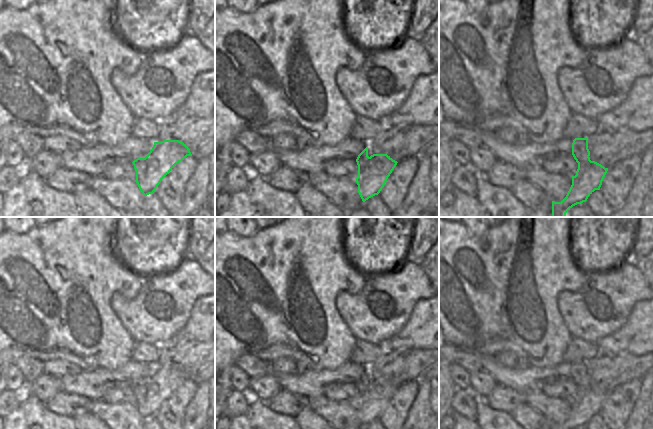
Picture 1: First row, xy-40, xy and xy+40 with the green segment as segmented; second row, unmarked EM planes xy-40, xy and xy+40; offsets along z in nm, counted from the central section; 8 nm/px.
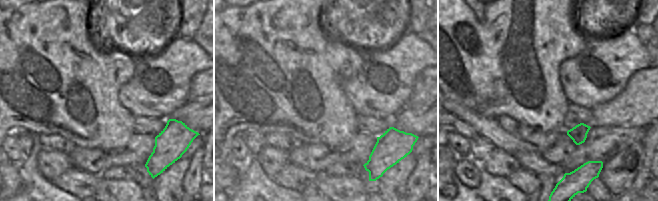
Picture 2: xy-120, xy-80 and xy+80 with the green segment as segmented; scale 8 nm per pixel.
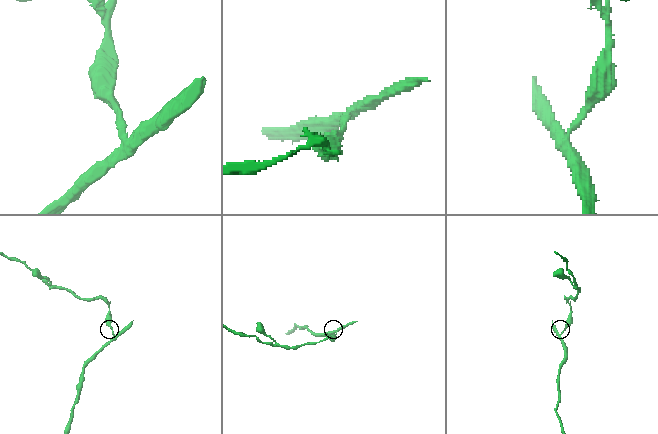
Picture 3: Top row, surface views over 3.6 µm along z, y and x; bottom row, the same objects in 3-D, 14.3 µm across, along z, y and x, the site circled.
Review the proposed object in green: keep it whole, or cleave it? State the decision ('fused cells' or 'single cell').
fused cells

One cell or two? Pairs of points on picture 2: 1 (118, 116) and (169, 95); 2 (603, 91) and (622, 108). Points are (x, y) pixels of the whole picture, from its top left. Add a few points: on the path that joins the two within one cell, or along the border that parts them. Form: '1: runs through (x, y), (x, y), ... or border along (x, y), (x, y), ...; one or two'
1: border along (118, 90), (118, 100), (134, 117); two
2: border along (627, 81), (615, 96), (596, 104), (591, 109); two

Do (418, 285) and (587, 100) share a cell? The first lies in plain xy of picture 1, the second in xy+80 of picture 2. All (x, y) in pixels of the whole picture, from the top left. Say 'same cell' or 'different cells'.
same cell

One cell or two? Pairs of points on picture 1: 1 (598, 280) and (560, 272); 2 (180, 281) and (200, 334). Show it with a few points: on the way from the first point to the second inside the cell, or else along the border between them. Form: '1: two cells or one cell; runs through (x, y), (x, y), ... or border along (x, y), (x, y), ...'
1: two cells; border along (588, 271), (585, 282), (576, 291), (565, 290)
2: two cells; border along (204, 295), (194, 303), (186, 324), (180, 330)

